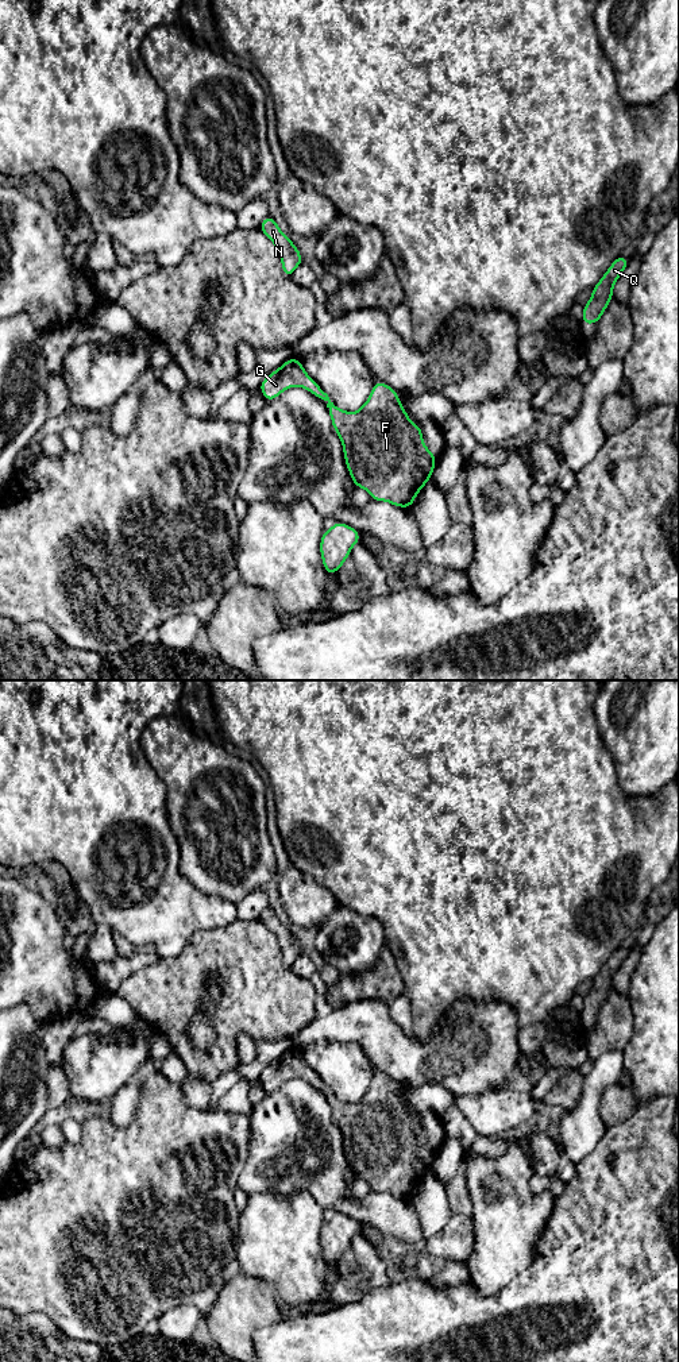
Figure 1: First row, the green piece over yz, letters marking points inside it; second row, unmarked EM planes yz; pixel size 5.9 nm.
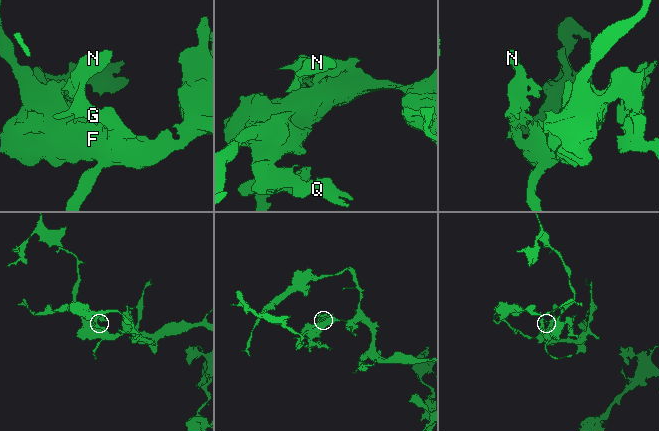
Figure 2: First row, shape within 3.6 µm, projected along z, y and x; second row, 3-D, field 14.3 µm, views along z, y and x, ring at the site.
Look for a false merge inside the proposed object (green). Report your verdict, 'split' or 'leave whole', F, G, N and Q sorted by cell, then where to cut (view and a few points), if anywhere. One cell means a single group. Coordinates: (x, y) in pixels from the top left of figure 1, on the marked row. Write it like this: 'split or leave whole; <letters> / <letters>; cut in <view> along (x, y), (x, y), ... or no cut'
leave whole; F G N Q; no cut

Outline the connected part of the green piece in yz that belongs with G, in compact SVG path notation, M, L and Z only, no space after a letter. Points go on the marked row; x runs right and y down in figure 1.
M292 356L279 369L267 375L259 389L266 401L275 400L290 386L300 386L327 401L333 429L343 443L343 454L352 482L370 493L373 501L386 501L400 508L410 508L416 494L432 476L436 455L427 450L421 427L412 424L402 408L398 394L383 382L377 381L364 405L355 413L339 409L306 374L301 362Z

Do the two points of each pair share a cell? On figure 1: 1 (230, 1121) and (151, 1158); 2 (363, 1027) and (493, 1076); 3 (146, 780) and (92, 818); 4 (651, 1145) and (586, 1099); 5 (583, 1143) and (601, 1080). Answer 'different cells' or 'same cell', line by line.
1: same cell
2: same cell
3: same cell
4: different cells
5: same cell

